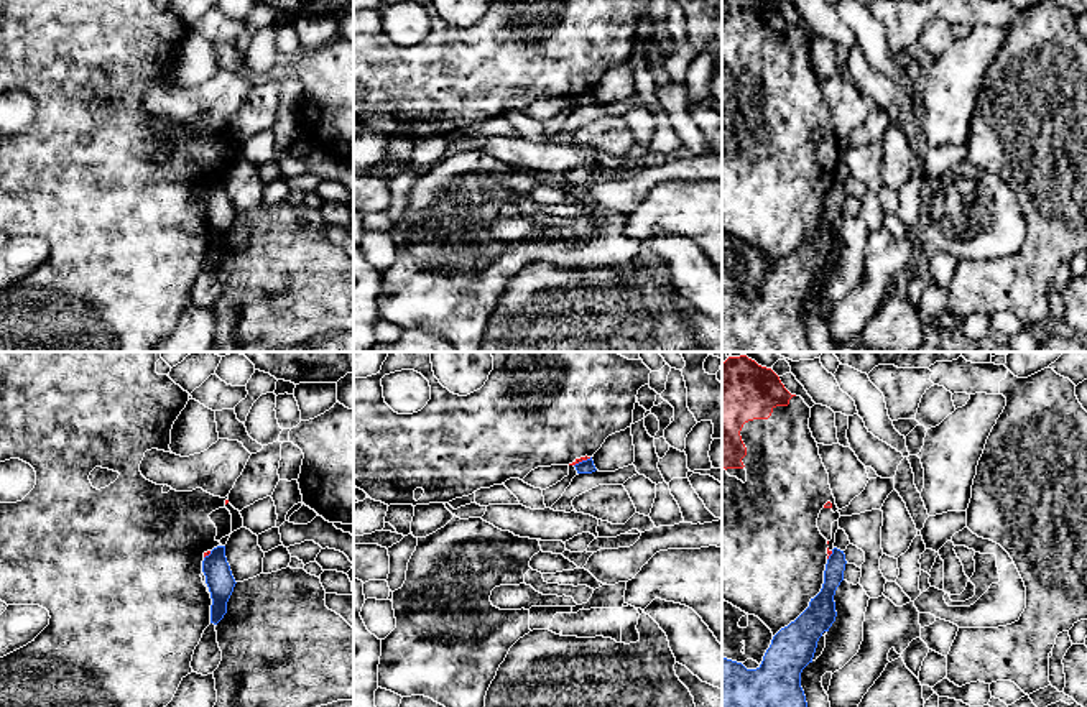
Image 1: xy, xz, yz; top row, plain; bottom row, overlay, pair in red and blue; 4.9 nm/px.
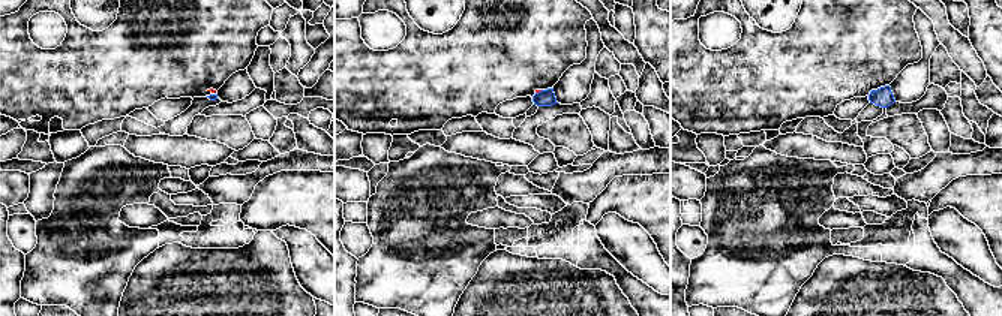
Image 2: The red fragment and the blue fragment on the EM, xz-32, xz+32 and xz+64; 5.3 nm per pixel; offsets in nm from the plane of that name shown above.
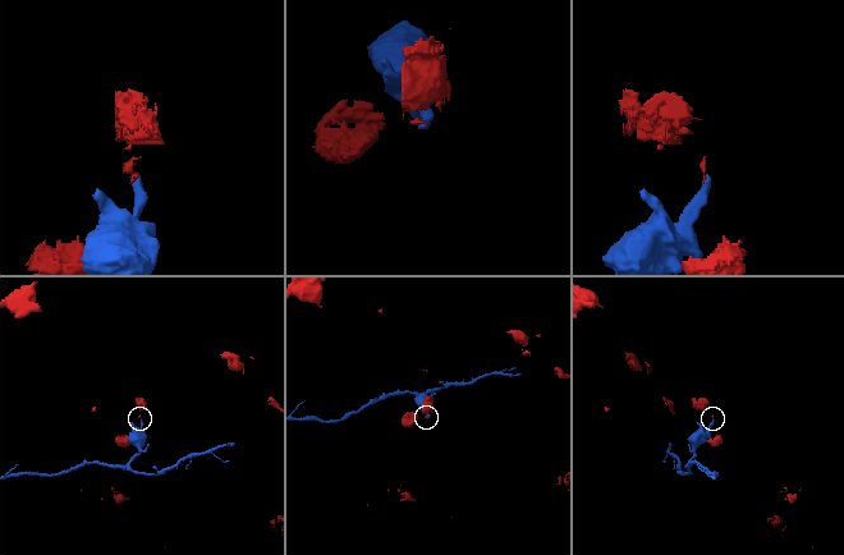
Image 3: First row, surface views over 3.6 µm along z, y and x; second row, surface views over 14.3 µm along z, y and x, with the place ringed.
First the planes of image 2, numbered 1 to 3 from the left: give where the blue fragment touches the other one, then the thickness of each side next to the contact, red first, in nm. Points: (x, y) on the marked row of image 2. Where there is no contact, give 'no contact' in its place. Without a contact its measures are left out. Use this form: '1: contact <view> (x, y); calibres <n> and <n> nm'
1: no contact
2: contact xz+32 (539, 90); calibres 20 and 100 nm
3: no contact

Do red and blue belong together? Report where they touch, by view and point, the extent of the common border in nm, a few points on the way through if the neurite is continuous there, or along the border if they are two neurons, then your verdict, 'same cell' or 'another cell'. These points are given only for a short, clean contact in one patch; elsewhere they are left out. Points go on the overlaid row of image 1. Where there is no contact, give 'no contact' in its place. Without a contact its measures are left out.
xz (582, 459) | 100 nm | along xz (591, 457), (574, 466) | another cell

